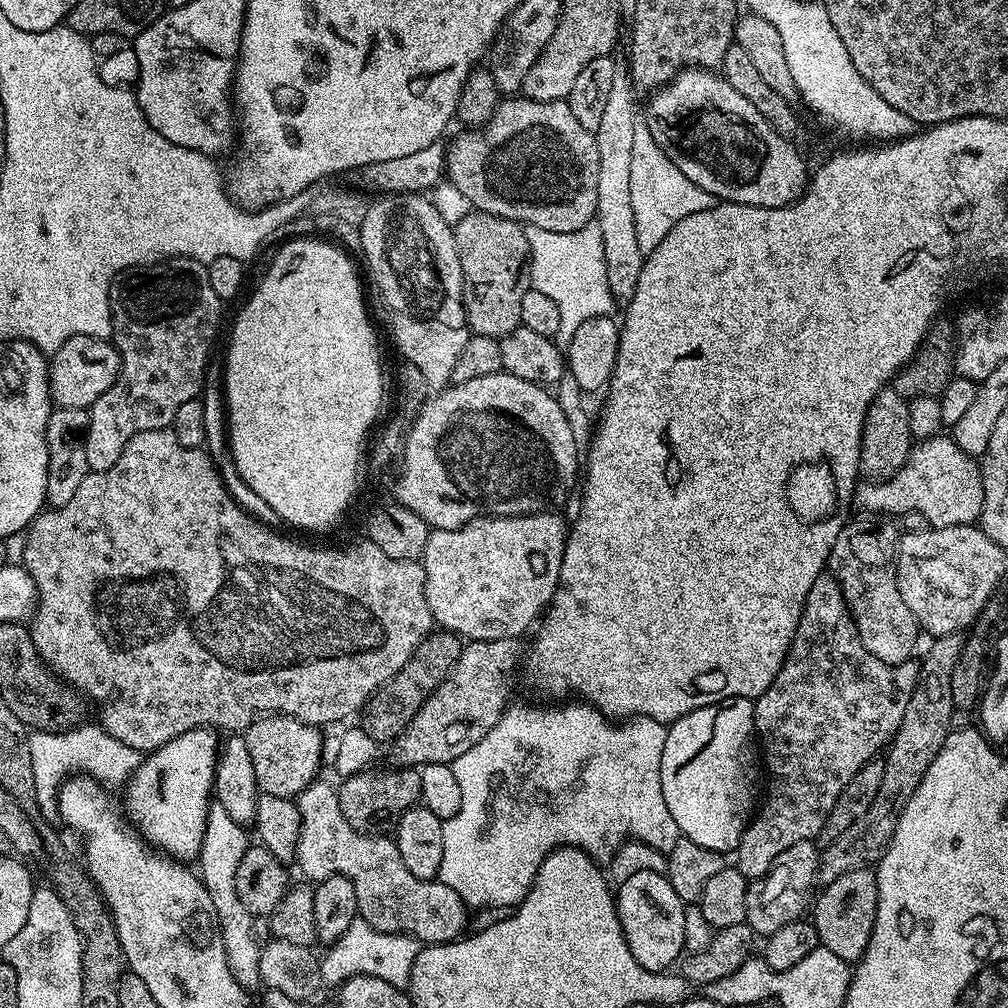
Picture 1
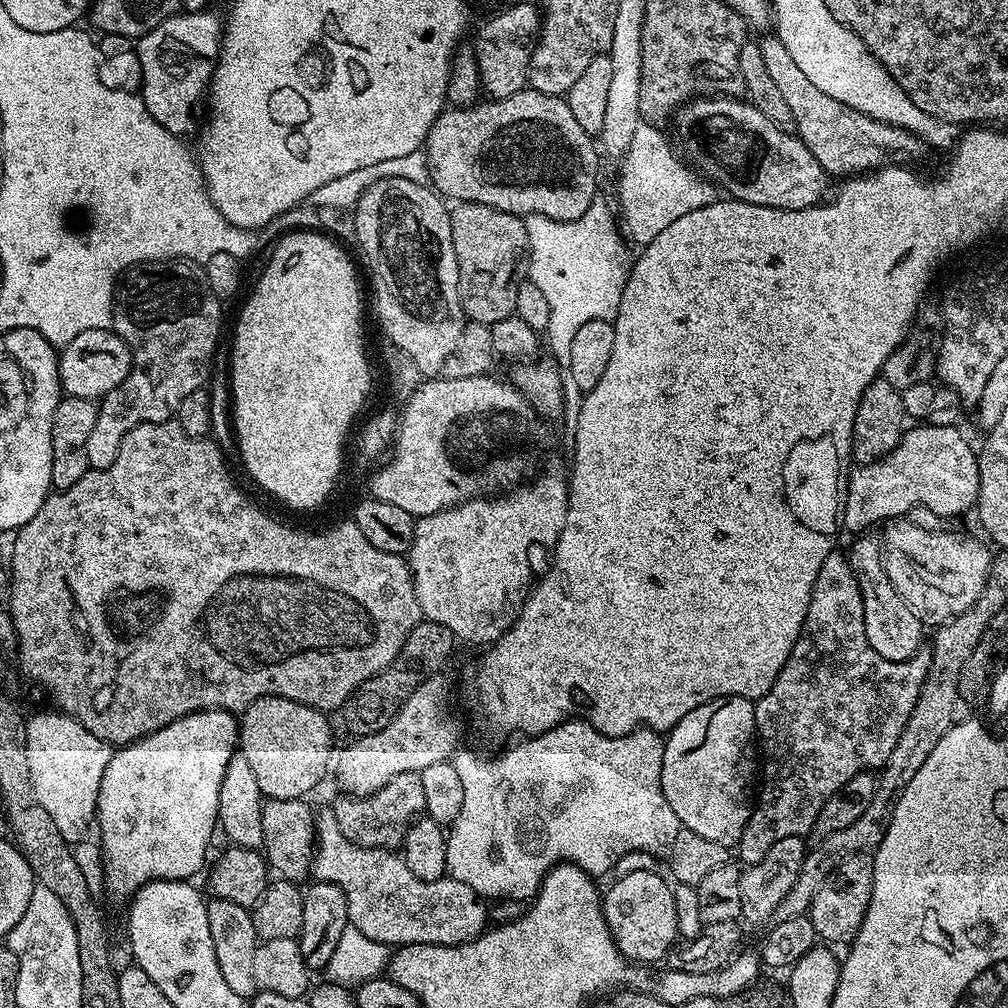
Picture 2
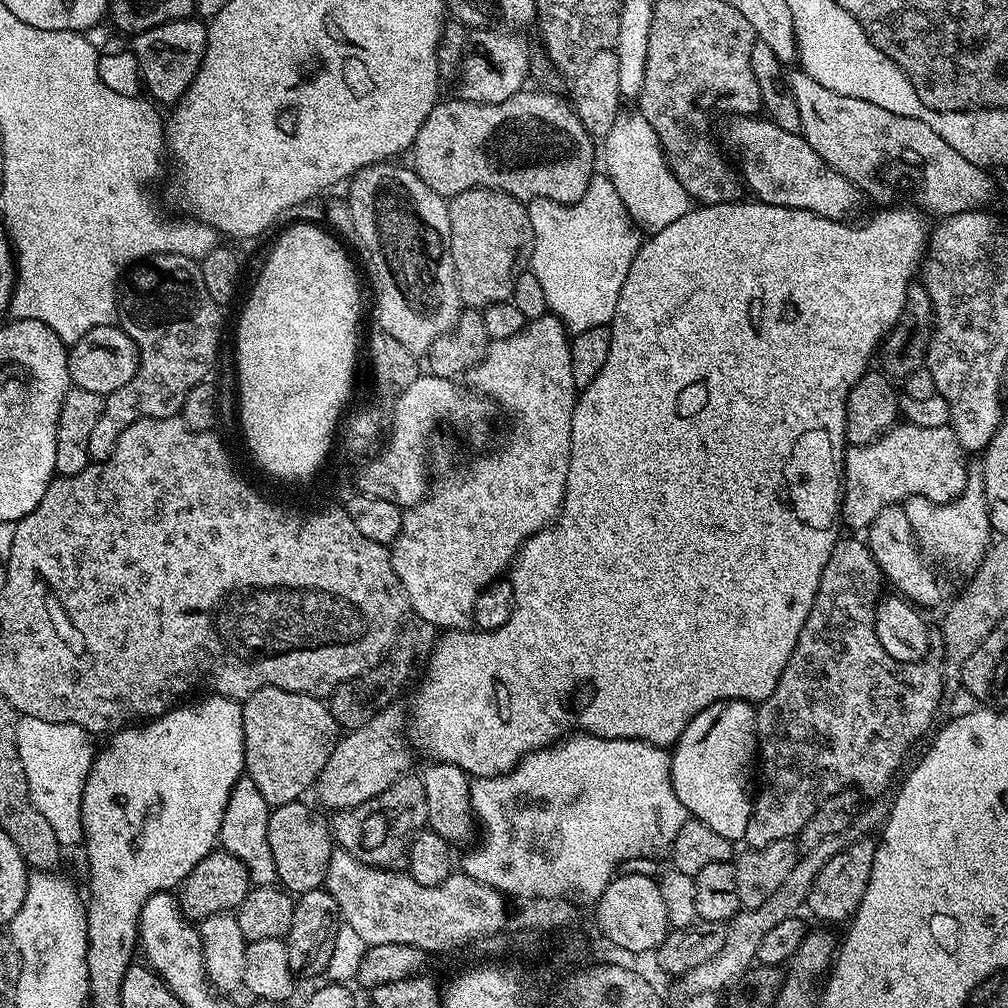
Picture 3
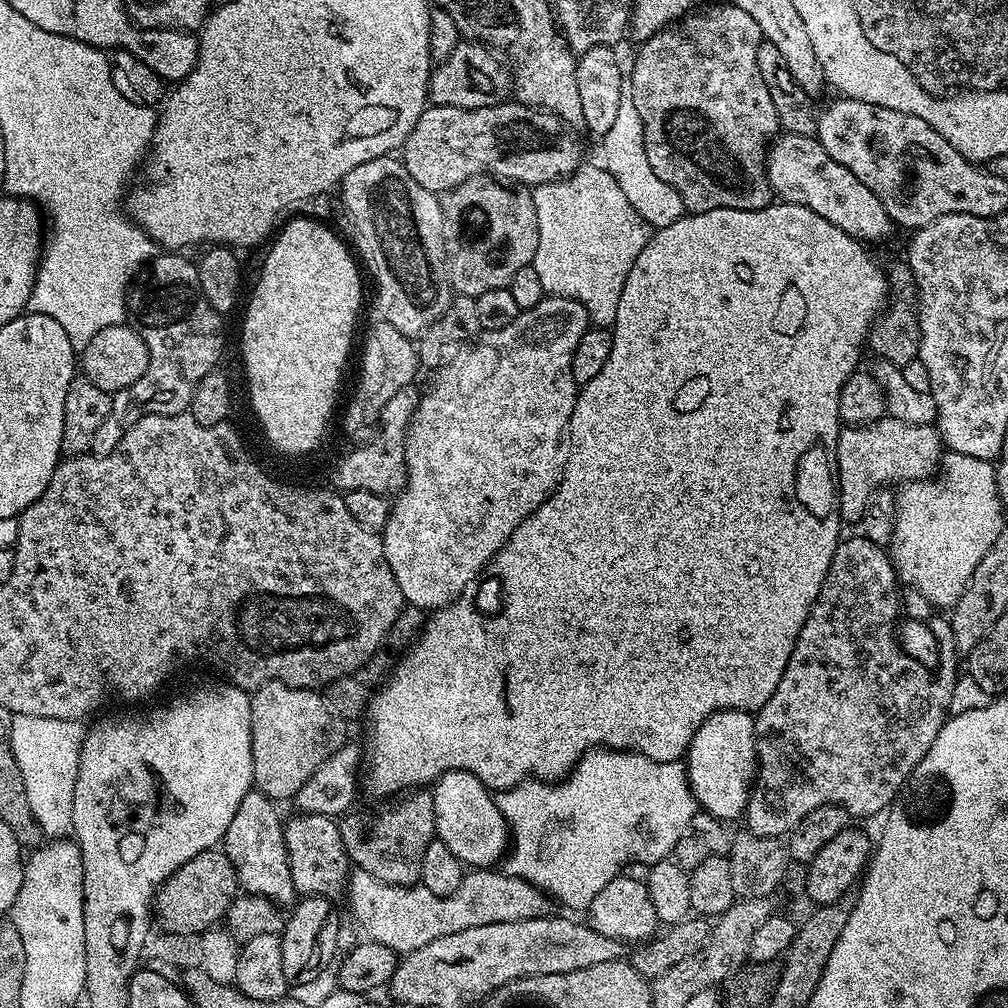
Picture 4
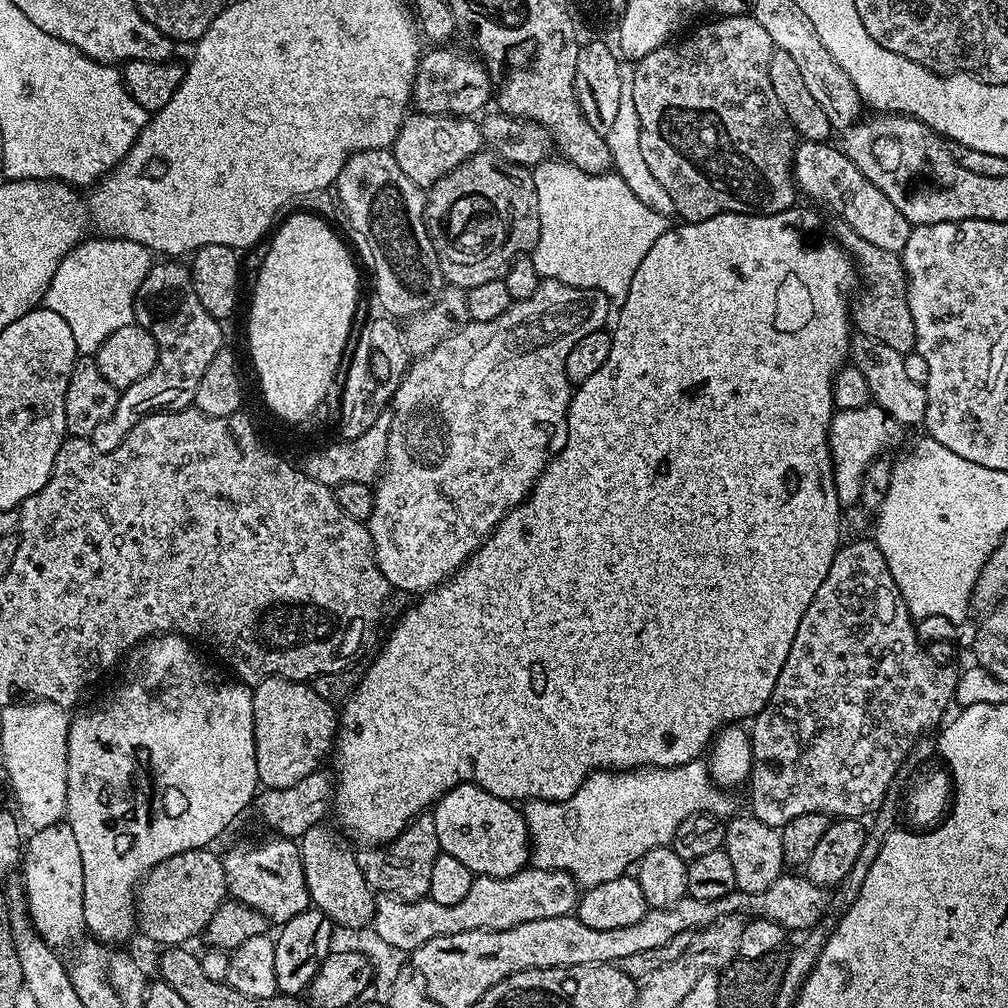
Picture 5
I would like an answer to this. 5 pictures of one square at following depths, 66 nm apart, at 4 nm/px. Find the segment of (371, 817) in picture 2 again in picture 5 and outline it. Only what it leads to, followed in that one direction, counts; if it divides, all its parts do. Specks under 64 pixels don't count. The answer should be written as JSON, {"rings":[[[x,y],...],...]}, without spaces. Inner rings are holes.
{"rings":[[[431,814],[415,816],[389,844],[364,846],[356,852],[356,861],[366,882],[377,893],[403,900],[423,900],[430,890],[430,873],[441,854],[438,830]]]}

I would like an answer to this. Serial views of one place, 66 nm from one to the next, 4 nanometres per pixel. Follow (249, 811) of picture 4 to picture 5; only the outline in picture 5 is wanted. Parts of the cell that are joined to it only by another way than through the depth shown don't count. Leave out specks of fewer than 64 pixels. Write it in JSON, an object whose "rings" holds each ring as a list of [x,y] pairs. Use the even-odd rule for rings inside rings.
{"rings":[[[272,838],[261,844],[240,844],[223,853],[229,897],[262,914],[273,925],[284,924],[310,907],[300,845],[292,838]]]}

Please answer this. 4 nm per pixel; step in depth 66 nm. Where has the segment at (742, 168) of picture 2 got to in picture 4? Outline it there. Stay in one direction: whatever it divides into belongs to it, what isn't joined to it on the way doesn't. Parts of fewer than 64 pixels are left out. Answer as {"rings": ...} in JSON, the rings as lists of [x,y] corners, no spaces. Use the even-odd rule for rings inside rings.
{"rings":[[[777,135],[769,147],[766,167],[772,191],[783,203],[806,206],[806,210],[814,210],[814,214],[826,218],[826,222],[838,226],[838,230],[850,234],[855,240],[880,240],[894,231],[890,214],[886,212],[886,206],[882,206],[878,194],[874,194],[874,190],[869,190],[865,184],[858,182],[858,178],[854,178],[854,174],[850,174],[850,170],[846,170],[842,162],[834,162],[834,158],[826,154],[826,150],[815,136]]]}

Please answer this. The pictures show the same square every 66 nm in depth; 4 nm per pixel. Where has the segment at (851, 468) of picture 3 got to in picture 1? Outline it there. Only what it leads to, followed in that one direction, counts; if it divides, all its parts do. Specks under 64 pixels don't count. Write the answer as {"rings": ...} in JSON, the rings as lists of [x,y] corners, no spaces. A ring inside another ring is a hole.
{"rings":[[[937,434],[929,440],[913,443],[902,470],[895,472],[889,480],[857,483],[854,497],[855,507],[860,507],[861,513],[901,518],[907,512],[917,512],[928,523],[925,525],[936,530],[959,524],[976,524],[983,501],[980,464],[966,455],[948,434]]]}

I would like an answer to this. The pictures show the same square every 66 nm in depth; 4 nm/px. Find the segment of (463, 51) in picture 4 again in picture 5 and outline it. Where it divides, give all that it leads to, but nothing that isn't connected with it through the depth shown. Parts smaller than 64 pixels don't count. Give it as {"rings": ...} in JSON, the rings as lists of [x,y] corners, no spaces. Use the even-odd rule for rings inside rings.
{"rings":[[[448,46],[433,47],[433,52],[425,51],[416,67],[416,77],[412,87],[412,104],[417,113],[425,112],[435,116],[458,116],[472,118],[488,104],[494,96],[494,80],[491,80],[489,69],[479,59],[471,60],[460,52],[451,52]]]}

